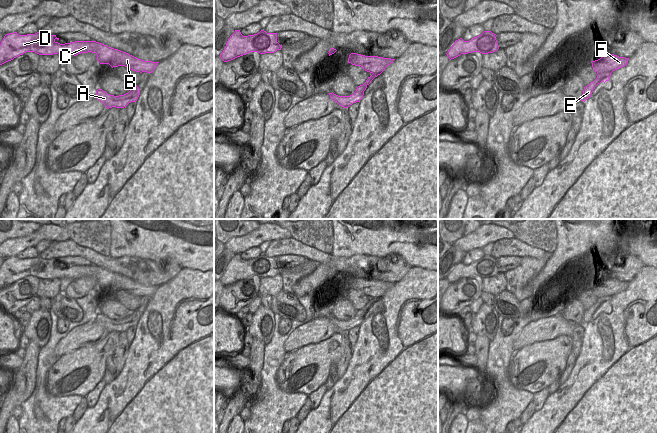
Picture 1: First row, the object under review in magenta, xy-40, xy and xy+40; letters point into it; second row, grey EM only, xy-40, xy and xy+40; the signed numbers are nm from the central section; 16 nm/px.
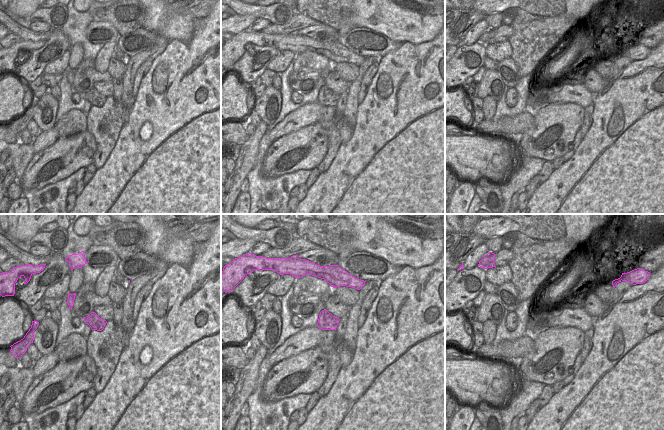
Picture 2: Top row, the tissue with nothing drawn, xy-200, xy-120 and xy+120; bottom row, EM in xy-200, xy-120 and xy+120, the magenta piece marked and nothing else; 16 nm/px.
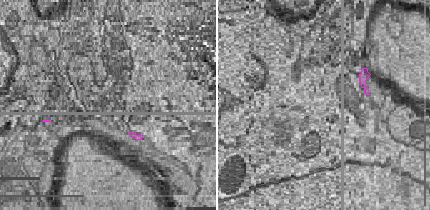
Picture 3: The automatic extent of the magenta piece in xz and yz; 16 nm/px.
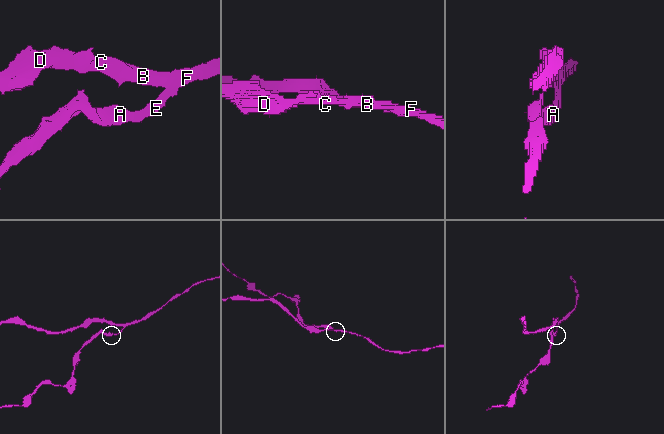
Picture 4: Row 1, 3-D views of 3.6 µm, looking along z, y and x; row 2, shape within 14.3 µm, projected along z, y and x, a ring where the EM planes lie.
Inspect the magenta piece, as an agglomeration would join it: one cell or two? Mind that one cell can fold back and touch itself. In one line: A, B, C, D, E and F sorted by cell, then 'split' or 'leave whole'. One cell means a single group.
A E / B C D F | split

